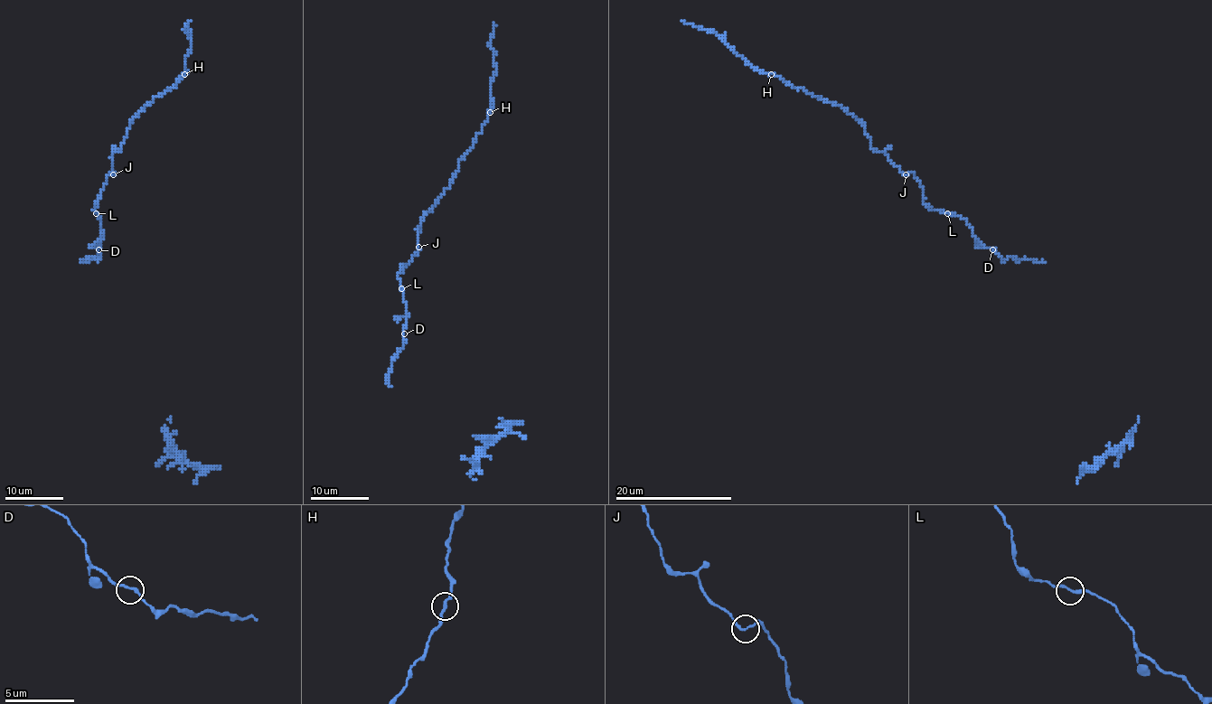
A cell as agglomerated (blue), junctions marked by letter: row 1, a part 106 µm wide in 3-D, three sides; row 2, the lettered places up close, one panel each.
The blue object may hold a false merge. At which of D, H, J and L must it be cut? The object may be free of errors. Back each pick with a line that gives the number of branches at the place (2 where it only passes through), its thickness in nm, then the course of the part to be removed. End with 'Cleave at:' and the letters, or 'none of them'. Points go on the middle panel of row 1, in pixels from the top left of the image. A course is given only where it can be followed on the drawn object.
Cleave at: none of them

